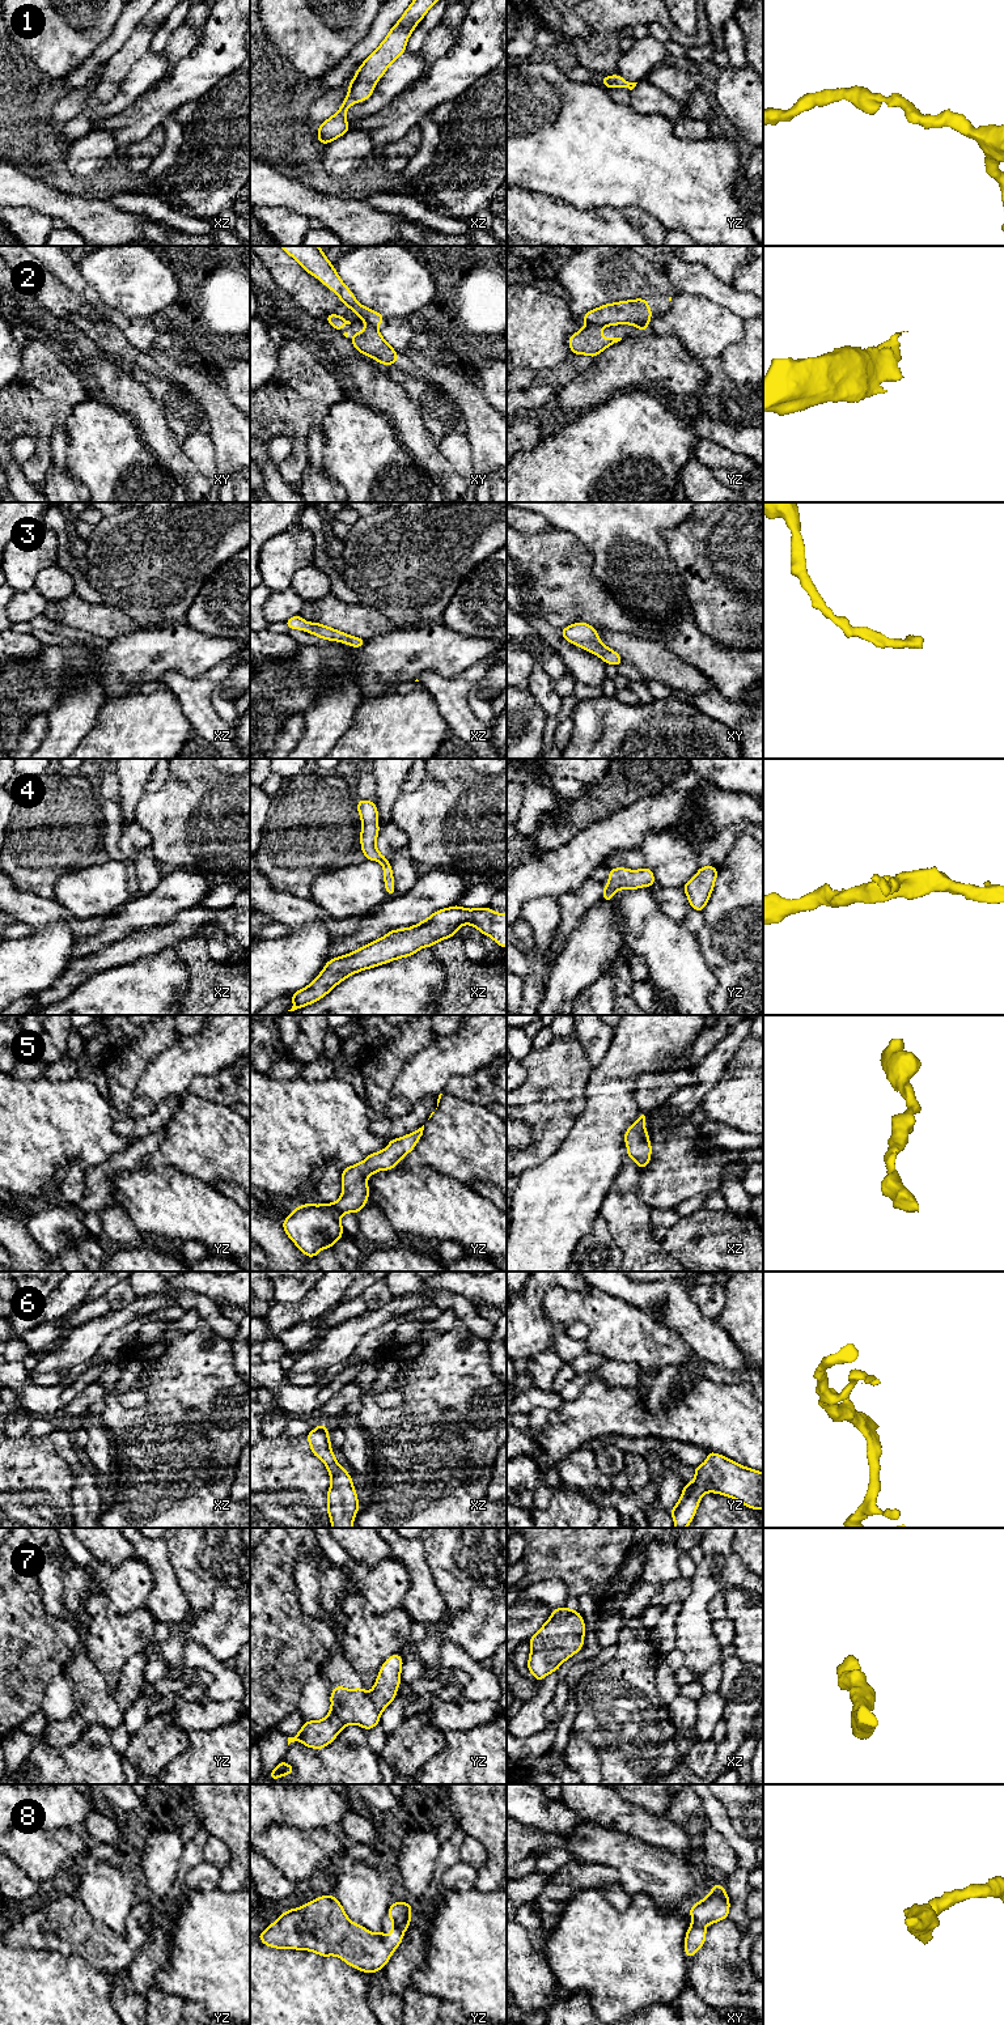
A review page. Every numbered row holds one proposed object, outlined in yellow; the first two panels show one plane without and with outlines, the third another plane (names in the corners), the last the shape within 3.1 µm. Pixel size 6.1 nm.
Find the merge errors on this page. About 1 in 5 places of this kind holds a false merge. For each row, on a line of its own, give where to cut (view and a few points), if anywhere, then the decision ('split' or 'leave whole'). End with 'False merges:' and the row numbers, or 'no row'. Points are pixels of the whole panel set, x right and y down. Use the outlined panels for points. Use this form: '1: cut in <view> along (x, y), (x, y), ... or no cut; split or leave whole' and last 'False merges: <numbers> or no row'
1: no cut; leave whole
2: cut in yz along (587, 323), (602, 327); split
3: no cut; leave whole
4: no cut; leave whole
5: no cut; leave whole
6: no cut; leave whole
7: no cut; leave whole
8: no cut; leave whole
False merges: 2

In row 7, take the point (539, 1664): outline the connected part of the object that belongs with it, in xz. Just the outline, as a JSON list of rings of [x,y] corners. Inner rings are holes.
[[[567,1606],[552,1609],[551,1617],[529,1639],[528,1669],[543,1680],[584,1646],[585,1623],[581,1614]]]

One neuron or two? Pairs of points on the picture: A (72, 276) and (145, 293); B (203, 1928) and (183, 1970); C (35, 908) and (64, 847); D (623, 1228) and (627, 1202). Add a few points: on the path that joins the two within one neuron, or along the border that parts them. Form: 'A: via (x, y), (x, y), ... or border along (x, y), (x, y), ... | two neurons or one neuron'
A: border along (79, 271), (102, 304) | two neurons
B: via (203, 1939), (203, 1951), (194, 1960) | one neuron
C: border along (13, 882), (18, 890), (32, 891), (53, 899) | two neurons
D: via (626, 1222), (626, 1209) | one neuron

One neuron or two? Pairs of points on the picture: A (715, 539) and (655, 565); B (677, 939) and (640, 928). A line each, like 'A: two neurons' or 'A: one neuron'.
A: two neurons
B: one neuron

